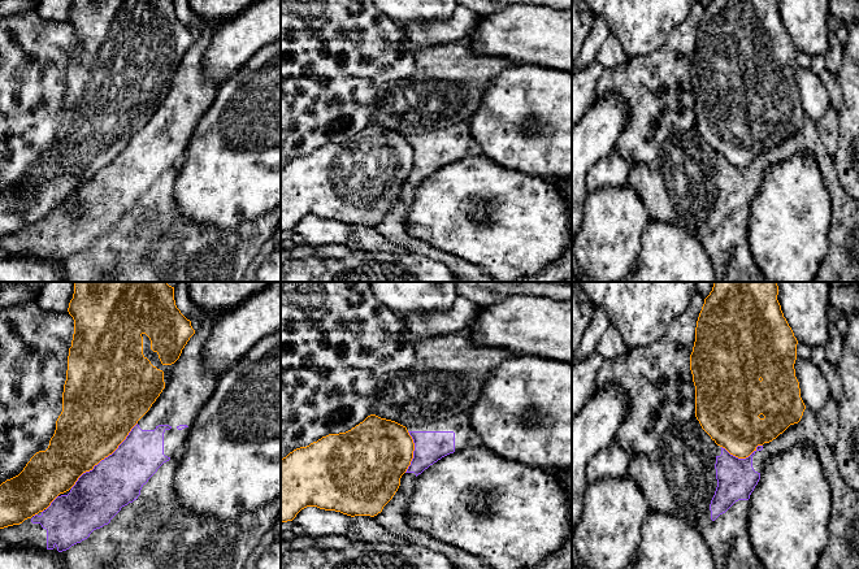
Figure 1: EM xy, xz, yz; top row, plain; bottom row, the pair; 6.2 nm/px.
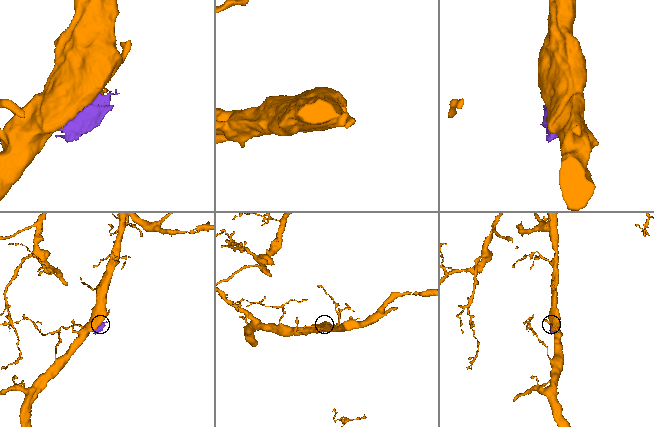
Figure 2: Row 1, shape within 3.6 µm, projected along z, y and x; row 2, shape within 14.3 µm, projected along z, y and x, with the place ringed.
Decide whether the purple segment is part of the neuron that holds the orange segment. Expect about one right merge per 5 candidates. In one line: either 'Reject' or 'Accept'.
Accept

